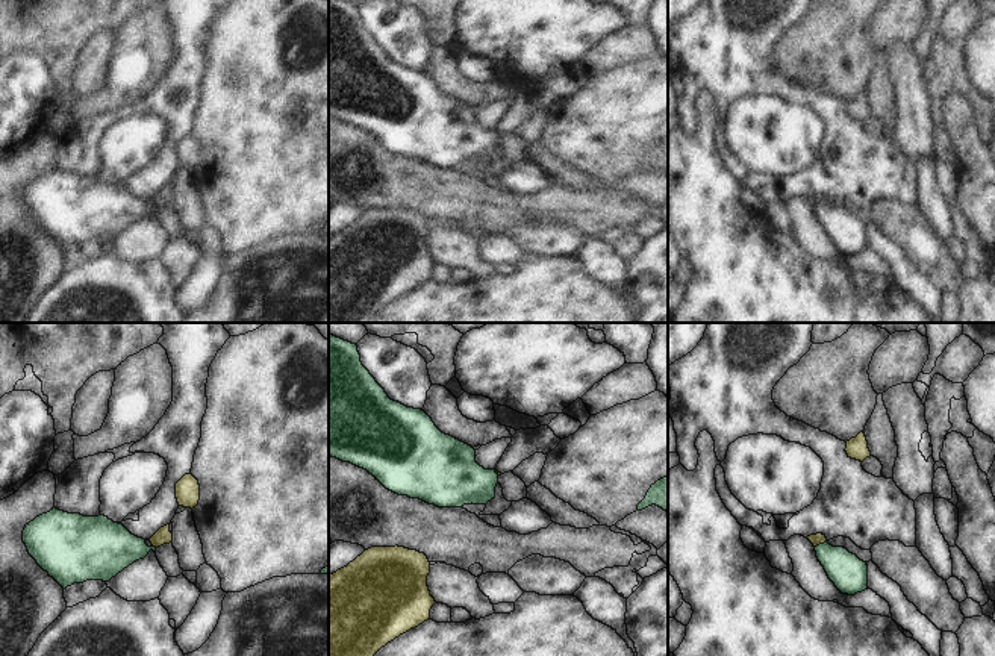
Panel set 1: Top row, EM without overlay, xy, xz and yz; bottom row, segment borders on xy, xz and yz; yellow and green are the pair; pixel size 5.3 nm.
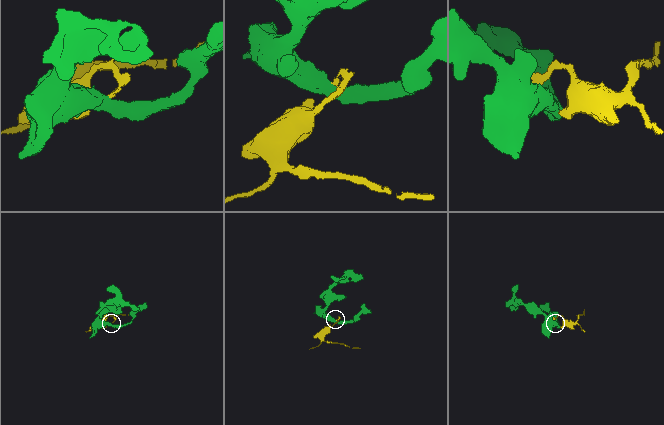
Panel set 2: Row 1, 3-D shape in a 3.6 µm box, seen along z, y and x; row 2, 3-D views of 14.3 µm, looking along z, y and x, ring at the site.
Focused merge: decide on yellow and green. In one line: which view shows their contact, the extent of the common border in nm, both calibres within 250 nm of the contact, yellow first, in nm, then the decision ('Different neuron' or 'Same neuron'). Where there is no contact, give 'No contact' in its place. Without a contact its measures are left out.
Touches yellow in yz. Shared border 70 nm. Thickness 60 nm (yellow) against 190 nm. Different neuron.

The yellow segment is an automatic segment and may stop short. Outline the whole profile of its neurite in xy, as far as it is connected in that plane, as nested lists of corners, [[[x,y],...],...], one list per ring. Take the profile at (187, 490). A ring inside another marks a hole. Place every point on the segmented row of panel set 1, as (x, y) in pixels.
[[[189,473],[185,474],[177,483],[176,483],[176,498],[179,506],[183,508],[195,508],[200,500],[200,485],[198,480]]]

